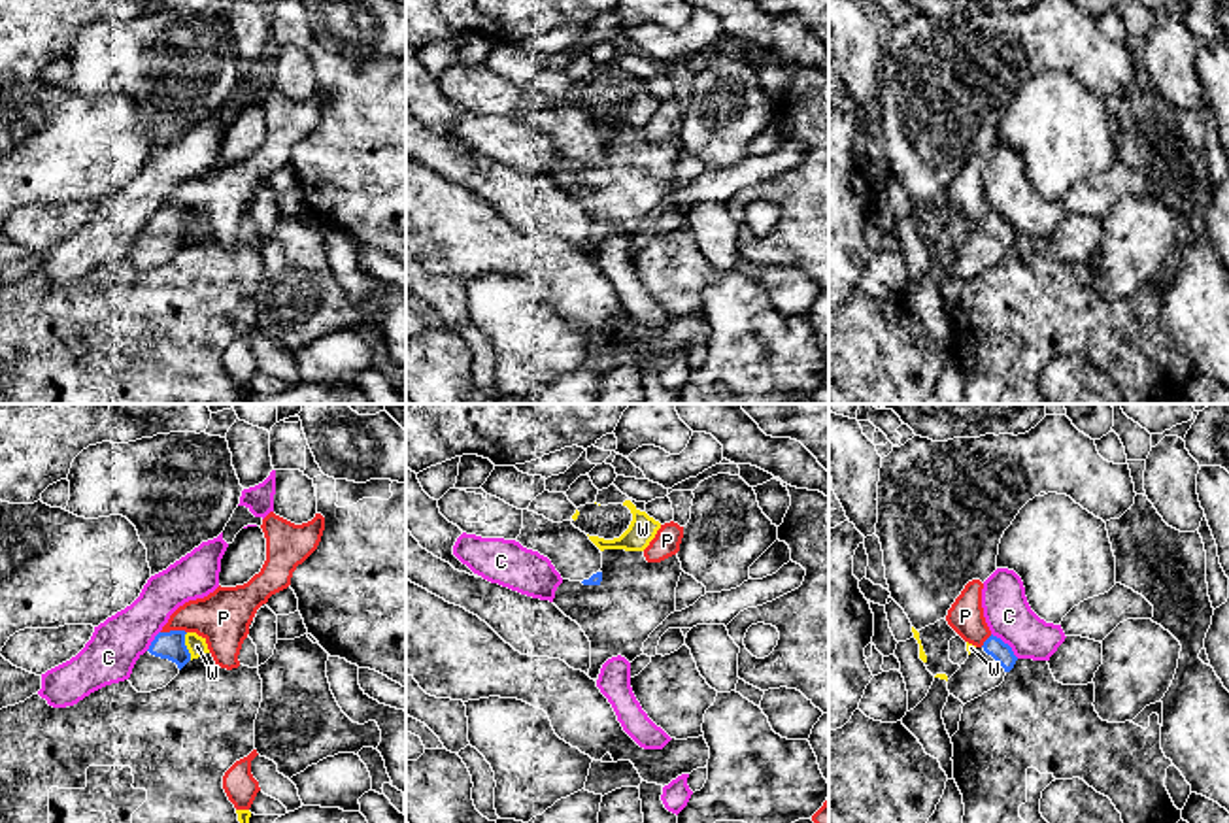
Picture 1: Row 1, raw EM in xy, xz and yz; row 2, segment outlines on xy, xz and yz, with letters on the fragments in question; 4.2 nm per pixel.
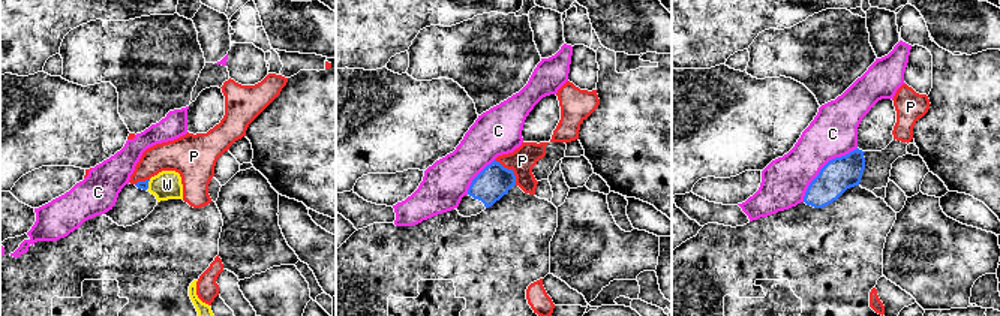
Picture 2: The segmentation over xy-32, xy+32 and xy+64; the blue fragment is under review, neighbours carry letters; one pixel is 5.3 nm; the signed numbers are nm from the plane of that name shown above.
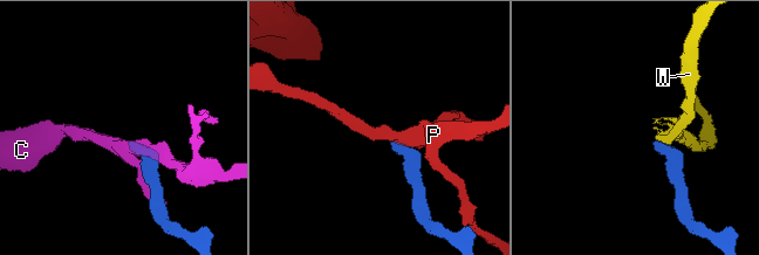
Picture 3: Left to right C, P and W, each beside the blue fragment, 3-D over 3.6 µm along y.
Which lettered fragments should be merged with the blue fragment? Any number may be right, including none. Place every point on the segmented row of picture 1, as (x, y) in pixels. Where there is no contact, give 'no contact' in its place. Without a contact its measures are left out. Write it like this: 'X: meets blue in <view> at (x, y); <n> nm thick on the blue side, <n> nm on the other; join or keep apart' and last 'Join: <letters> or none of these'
C: meets blue in yz at (1007, 644); 90 nm thick on the blue side, 200 nm on the other; keep apart
P: meets blue in xy at (172, 631); 120 nm thick on the blue side, 240 nm on the other; keep apart
W: meets blue in xy at (185, 646); 120 nm thick on the blue side, 90 nm on the other; keep apart
Join: none of these

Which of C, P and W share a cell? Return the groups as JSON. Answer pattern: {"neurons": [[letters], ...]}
{"neurons": [["C"], ["P"], ["W"]]}

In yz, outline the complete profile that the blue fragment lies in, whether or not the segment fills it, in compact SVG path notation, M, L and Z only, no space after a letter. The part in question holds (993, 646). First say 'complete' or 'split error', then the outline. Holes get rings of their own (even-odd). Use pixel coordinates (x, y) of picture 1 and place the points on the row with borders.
split error; M991 634L948 680L948 691L967 704L999 687L1004 681L1004 676L1014 668L1016 661L1018 657L1012 647Z

